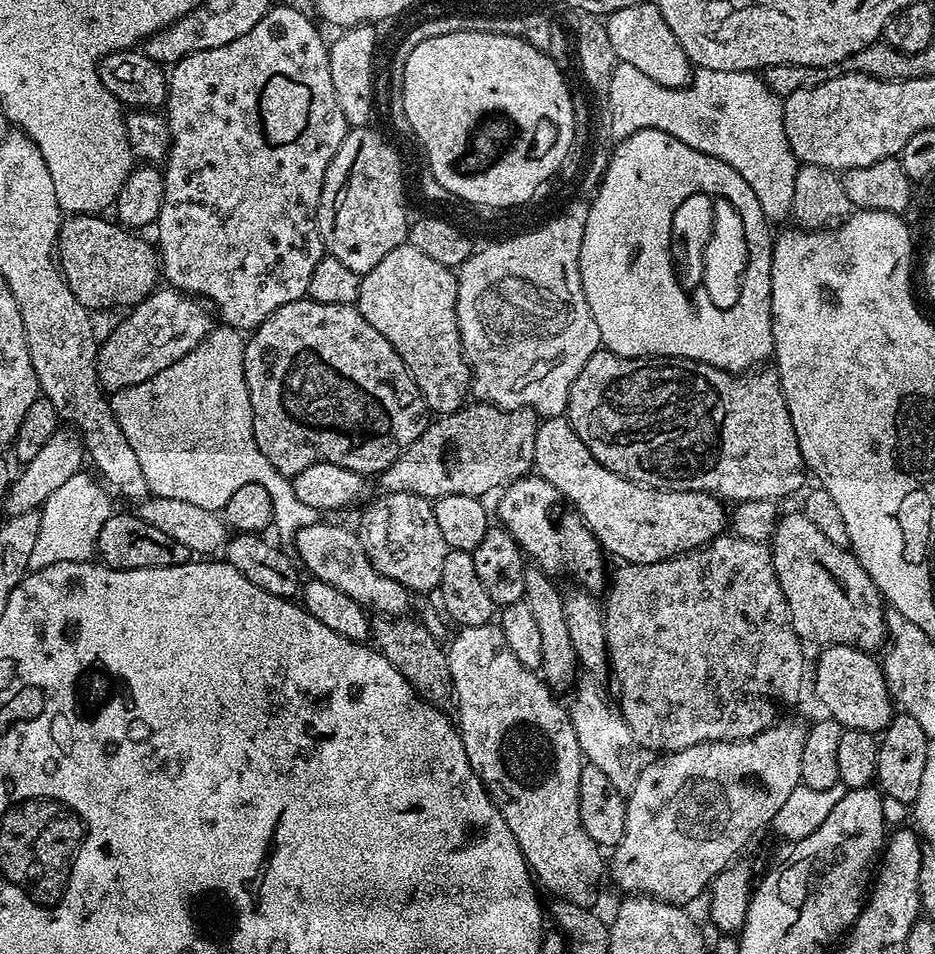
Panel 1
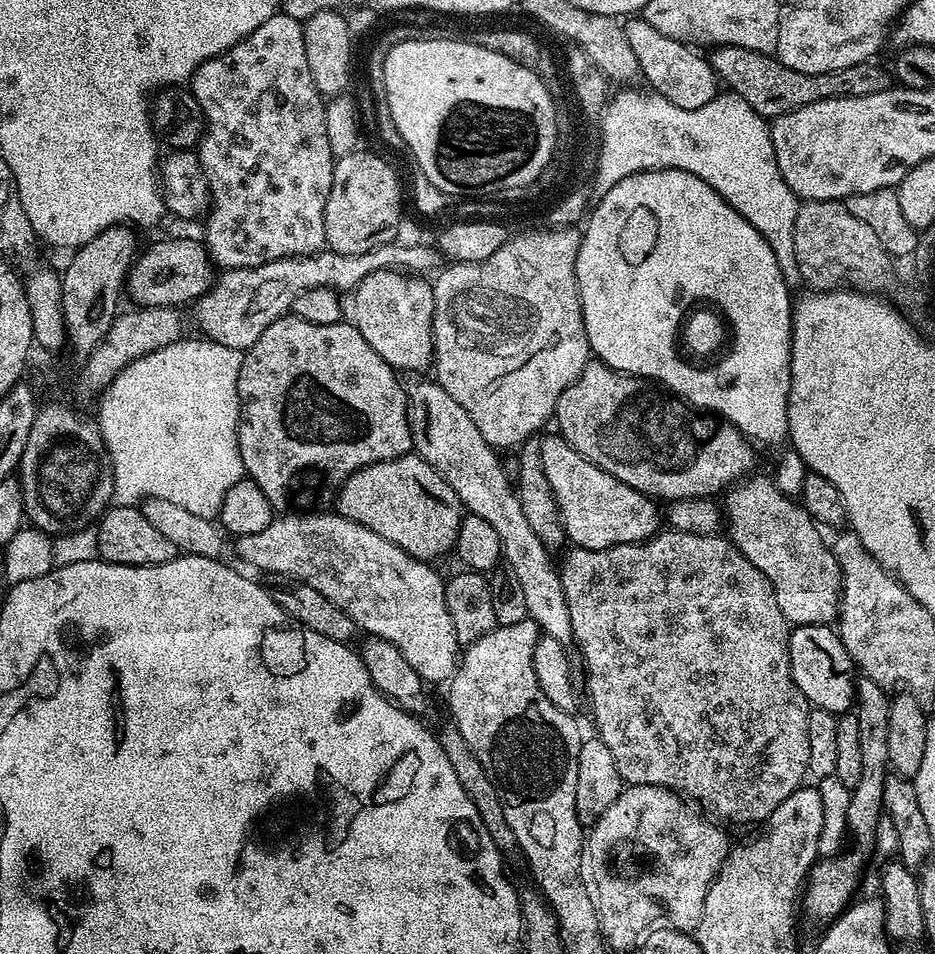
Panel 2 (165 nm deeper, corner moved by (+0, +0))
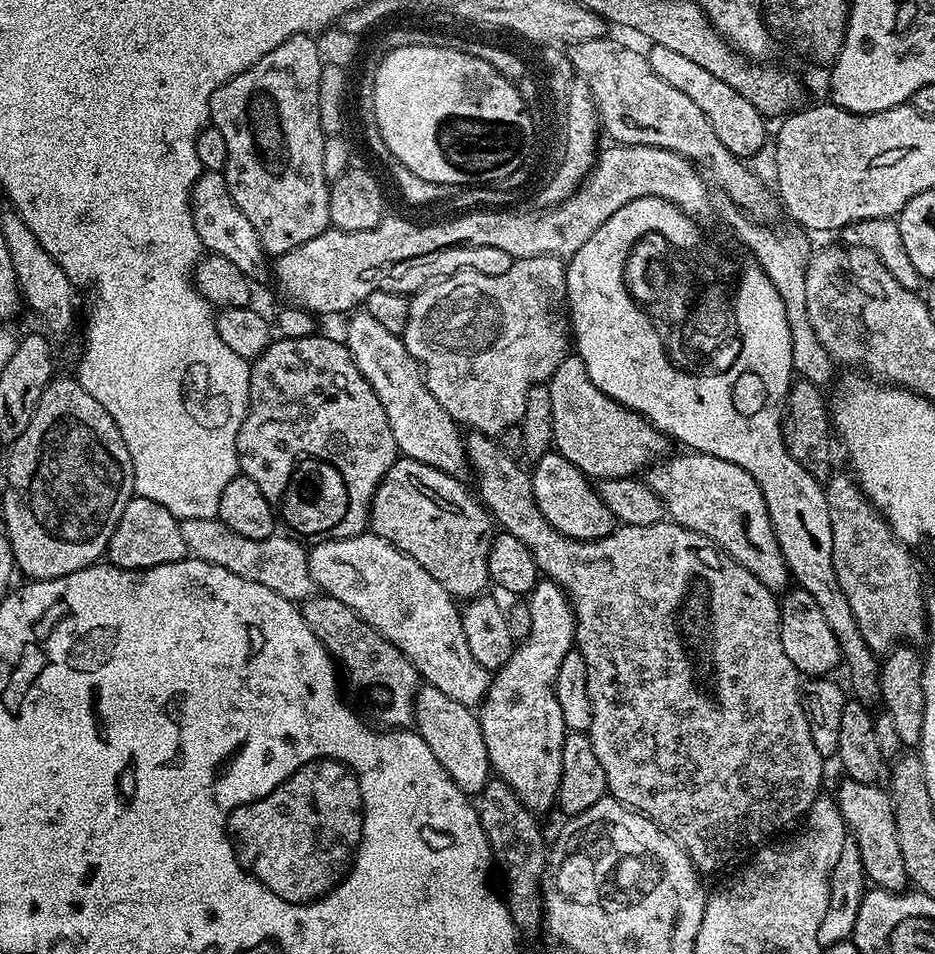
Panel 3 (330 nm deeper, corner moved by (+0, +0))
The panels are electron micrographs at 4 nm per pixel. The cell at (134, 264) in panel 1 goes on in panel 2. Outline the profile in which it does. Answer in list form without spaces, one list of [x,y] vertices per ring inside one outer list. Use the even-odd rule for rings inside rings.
[[[176,236],[173,240],[160,240],[150,245],[132,261],[128,269],[126,296],[132,299],[133,305],[142,308],[180,308],[205,296],[212,288],[213,279],[212,257],[203,243],[199,239]]]

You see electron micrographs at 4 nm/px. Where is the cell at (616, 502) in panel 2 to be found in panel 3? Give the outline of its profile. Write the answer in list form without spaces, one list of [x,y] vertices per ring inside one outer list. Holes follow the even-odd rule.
[[[553,450],[540,457],[531,465],[530,475],[538,510],[542,510],[546,522],[564,536],[575,540],[600,540],[617,527],[617,519],[603,504],[593,481],[559,452]]]

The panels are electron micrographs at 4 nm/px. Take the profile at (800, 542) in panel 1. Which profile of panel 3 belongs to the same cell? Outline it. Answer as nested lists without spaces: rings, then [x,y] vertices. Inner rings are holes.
[[[691,450],[683,454],[685,456],[669,455],[663,462],[651,465],[646,472],[647,484],[661,499],[671,523],[713,540],[772,592],[787,589],[790,573],[786,558],[782,558],[772,519],[766,510],[766,498],[762,498],[758,482],[754,482],[742,466],[734,466],[734,462]]]

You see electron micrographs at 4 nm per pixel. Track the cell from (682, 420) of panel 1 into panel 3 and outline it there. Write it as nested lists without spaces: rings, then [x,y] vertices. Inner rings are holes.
[[[579,354],[565,356],[546,383],[554,413],[555,451],[593,481],[635,477],[669,455],[668,437],[642,414],[602,394],[602,390],[590,382],[590,374],[586,374]]]

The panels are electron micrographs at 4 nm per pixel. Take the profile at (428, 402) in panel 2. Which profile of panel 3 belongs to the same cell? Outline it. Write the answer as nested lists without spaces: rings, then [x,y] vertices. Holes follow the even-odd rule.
[[[367,310],[353,311],[347,320],[348,349],[358,370],[362,370],[362,378],[366,378],[374,394],[378,394],[378,402],[382,402],[386,418],[390,418],[390,430],[394,434],[399,455],[426,462],[447,476],[464,478],[464,475],[469,475],[470,465],[468,453],[464,451],[465,437],[461,425],[450,418],[442,406],[438,406],[438,398],[434,398],[434,394],[430,394],[424,385],[421,366],[408,353],[403,339],[397,333],[386,330],[386,326],[380,325]]]

